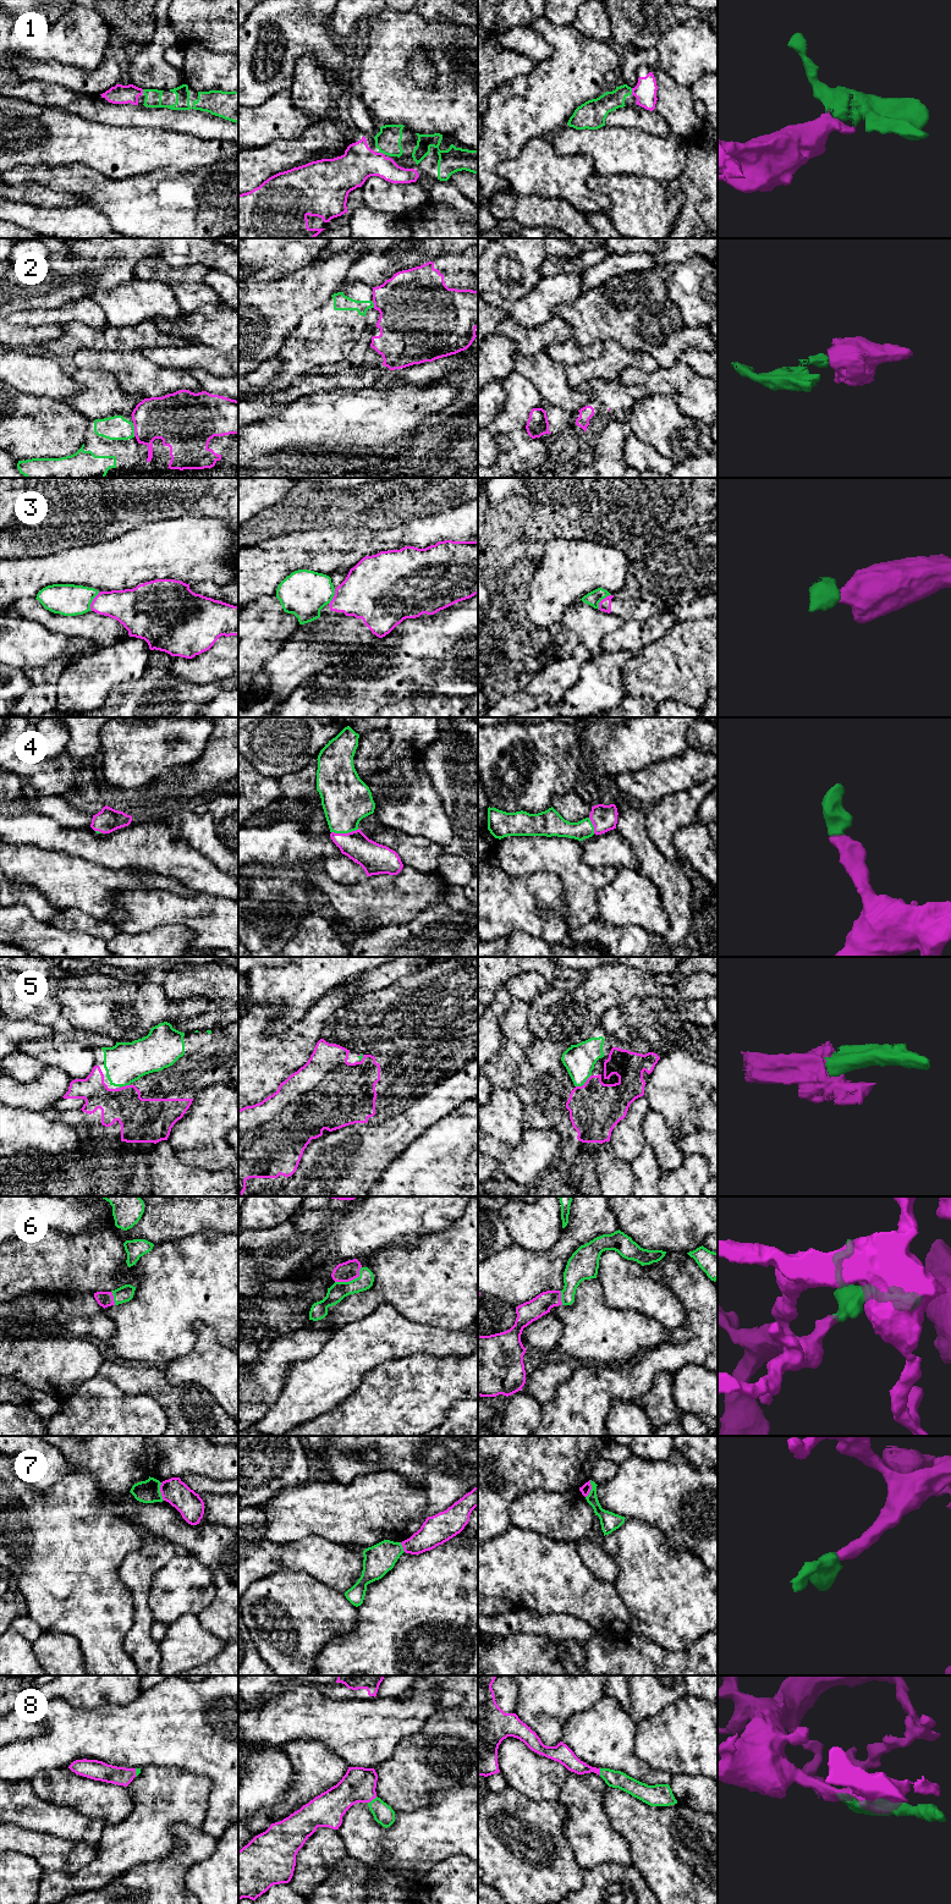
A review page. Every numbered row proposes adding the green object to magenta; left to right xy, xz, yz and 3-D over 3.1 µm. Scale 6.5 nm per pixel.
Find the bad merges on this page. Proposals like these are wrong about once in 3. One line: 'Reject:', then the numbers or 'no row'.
Reject: 2, 3, 7

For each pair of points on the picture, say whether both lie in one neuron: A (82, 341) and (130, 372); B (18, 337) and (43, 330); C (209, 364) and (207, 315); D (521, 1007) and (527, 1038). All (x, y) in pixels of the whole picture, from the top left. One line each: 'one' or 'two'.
A: two
B: one
C: two
D: one

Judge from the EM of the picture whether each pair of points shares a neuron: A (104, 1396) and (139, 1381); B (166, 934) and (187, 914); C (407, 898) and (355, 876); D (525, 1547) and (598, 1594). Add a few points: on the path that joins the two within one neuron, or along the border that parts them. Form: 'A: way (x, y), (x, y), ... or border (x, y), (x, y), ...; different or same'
A: border (98, 1374), (109, 1379), (126, 1393), (148, 1396); different
B: border (149, 930), (163, 925), (181, 924), (192, 936); different
C: border (367, 876), (352, 884), (337, 884), (333, 879); different
D: way (543, 1566), (561, 1584), (580, 1586); same

